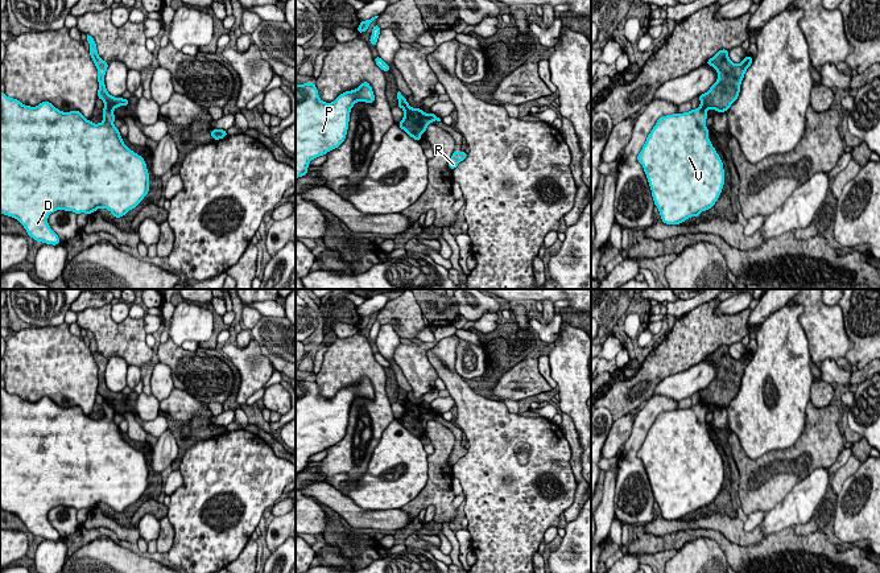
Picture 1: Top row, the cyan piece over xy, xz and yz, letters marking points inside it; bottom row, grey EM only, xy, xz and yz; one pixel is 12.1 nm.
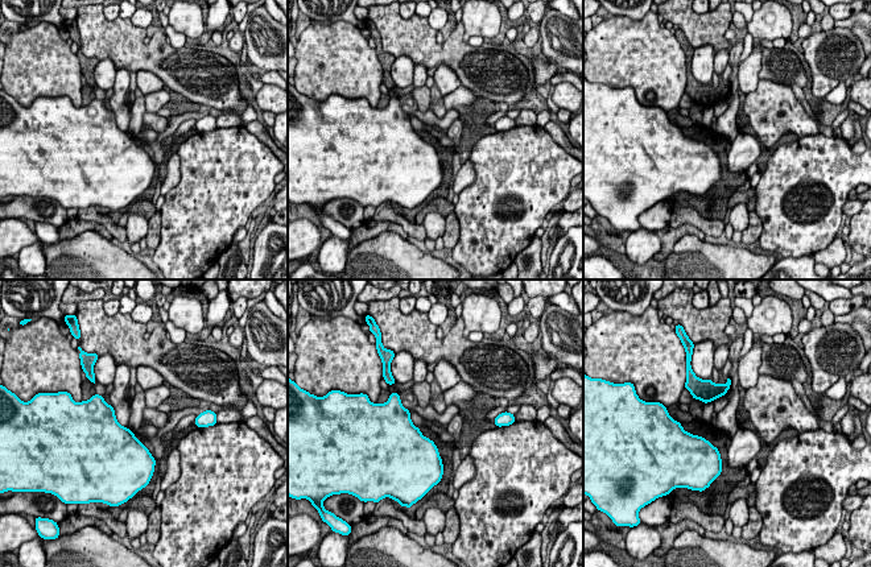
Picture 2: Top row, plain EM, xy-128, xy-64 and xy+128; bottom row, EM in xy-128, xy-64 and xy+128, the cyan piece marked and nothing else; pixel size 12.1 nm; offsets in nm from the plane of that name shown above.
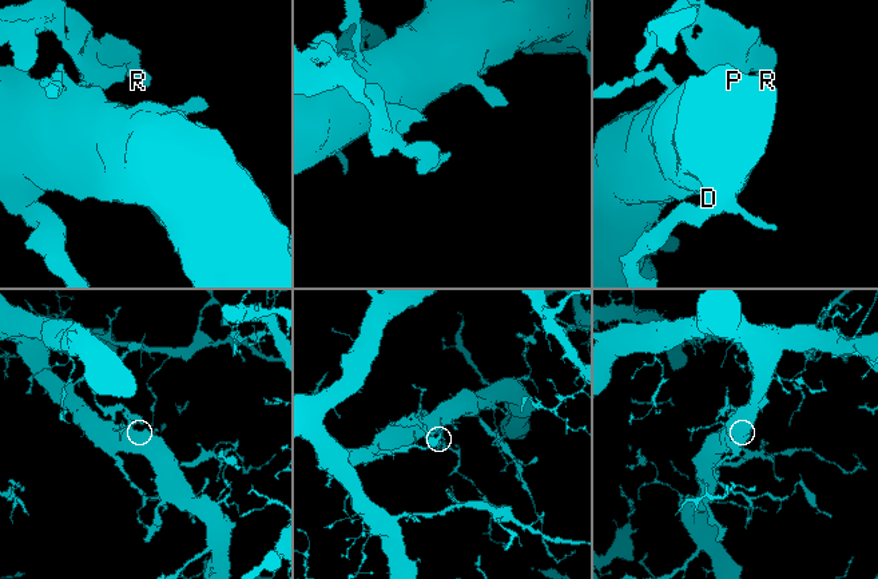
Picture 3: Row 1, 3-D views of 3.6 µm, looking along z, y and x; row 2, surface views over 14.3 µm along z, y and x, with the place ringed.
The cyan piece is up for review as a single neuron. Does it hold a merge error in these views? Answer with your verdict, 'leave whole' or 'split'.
split

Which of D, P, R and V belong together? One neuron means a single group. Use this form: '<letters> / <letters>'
D P V / R

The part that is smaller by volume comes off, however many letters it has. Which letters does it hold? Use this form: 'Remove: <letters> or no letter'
Remove: R

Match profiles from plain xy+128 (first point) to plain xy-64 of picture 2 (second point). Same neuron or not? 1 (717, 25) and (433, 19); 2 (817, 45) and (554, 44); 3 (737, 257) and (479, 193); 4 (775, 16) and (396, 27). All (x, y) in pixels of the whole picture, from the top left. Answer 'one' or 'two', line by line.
1: two
2: two
3: two
4: two

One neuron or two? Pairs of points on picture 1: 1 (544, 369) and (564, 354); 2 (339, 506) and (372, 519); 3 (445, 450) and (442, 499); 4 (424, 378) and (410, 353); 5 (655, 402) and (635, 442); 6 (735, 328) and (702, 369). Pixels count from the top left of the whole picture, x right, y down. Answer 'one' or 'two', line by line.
1: two
2: one
3: one
4: one
5: one
6: two

